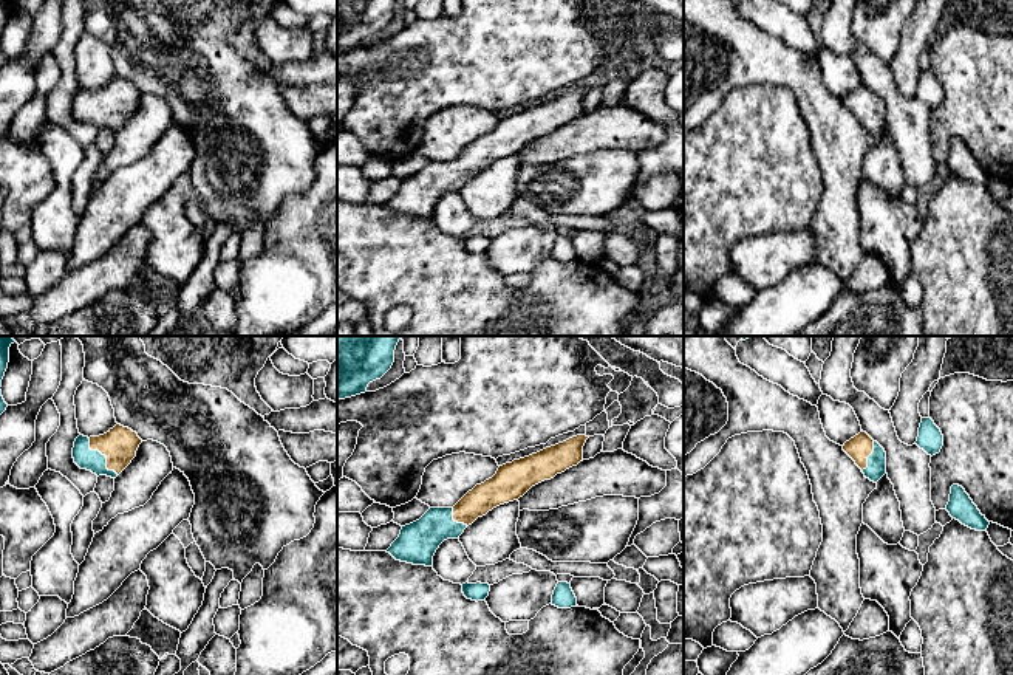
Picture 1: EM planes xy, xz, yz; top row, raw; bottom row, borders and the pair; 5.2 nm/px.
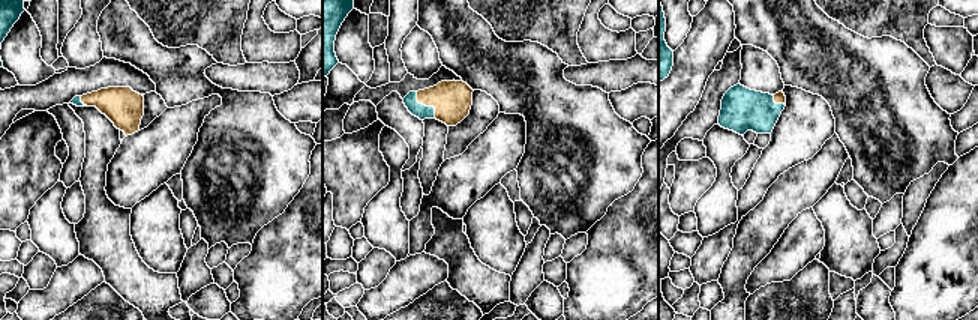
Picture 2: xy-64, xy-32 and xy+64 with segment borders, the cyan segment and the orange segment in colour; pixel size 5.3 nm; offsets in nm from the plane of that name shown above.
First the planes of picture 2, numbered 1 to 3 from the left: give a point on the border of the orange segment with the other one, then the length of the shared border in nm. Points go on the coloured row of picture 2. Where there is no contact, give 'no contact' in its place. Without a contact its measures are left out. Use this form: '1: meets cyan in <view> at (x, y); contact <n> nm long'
1: meets cyan in xy-64 at (80, 101); contact 60 nm long
2: meets cyan in xy-32 at (425, 105); contact 170 nm long
3: meets cyan in xy+64 at (777, 104); contact 100 nm long

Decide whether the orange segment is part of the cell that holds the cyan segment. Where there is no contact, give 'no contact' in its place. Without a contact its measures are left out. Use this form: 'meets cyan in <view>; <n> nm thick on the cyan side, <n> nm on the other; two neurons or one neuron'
meets cyan in xy; 110 nm thick on the cyan side, 180 nm on the other; one neuron

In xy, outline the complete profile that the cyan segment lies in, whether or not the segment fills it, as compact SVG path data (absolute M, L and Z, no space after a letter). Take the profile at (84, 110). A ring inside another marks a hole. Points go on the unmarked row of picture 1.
M116 77L99 90L79 88L74 94L73 111L80 122L116 132L136 110L142 93L128 81Z

